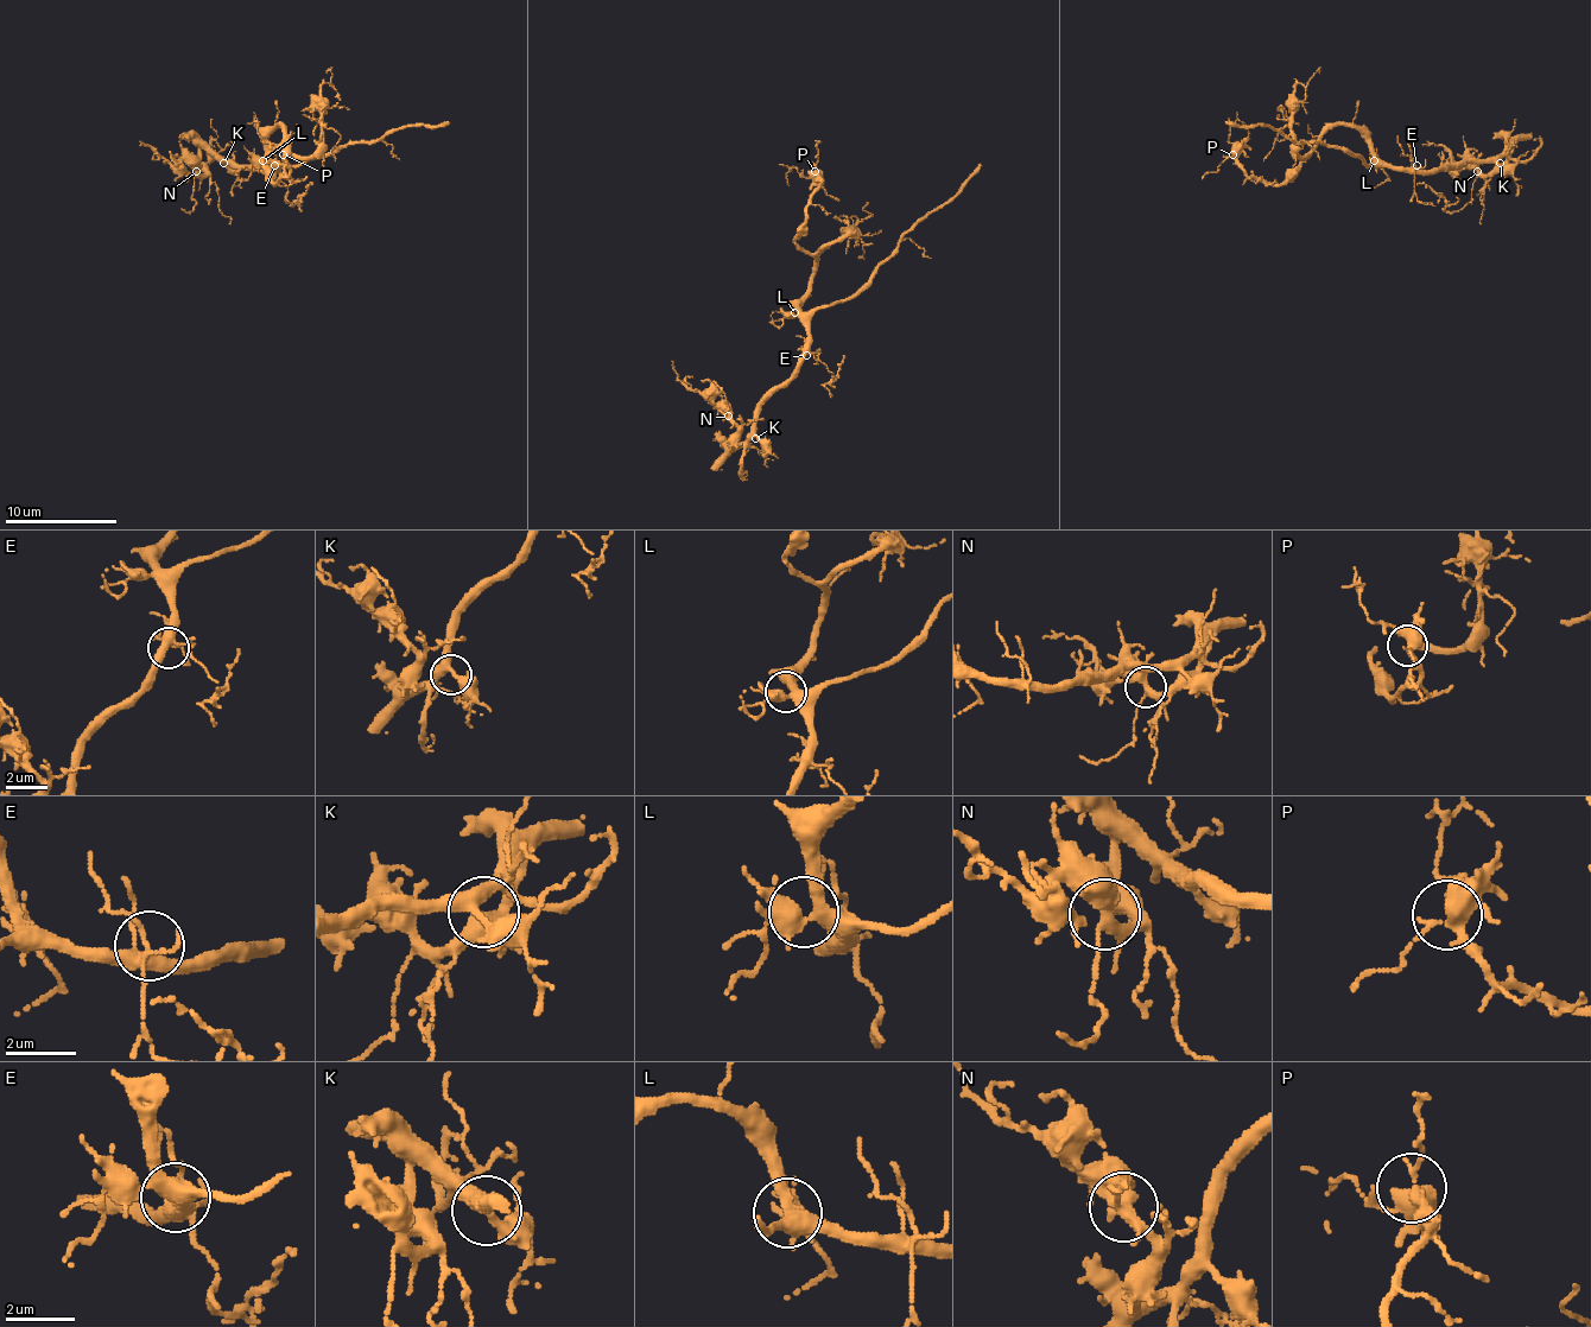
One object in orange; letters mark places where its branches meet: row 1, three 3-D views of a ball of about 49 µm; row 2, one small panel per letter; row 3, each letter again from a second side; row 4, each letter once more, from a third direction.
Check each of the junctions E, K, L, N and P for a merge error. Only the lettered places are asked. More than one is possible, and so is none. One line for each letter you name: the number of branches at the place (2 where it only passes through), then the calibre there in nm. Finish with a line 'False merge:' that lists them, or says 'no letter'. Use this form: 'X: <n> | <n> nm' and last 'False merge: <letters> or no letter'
False merge: no letter

